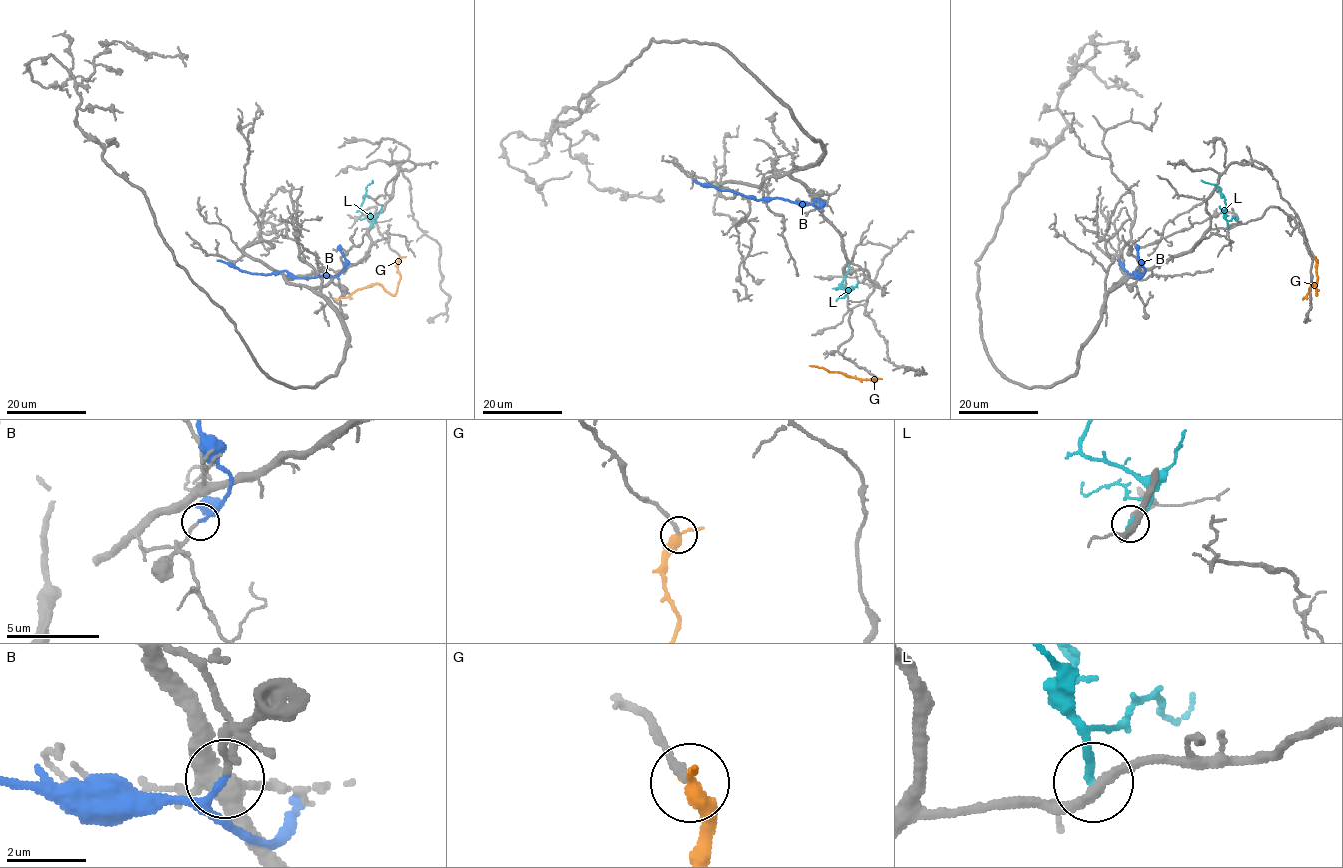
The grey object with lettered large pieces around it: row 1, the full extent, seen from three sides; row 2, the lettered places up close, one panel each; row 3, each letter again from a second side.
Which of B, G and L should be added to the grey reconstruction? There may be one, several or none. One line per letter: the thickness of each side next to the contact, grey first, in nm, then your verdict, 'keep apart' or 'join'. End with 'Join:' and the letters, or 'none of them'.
B: 110/120 nm | keep apart
G: 200/340 nm | join
L: 280/240 nm | keep apart
Join: G

